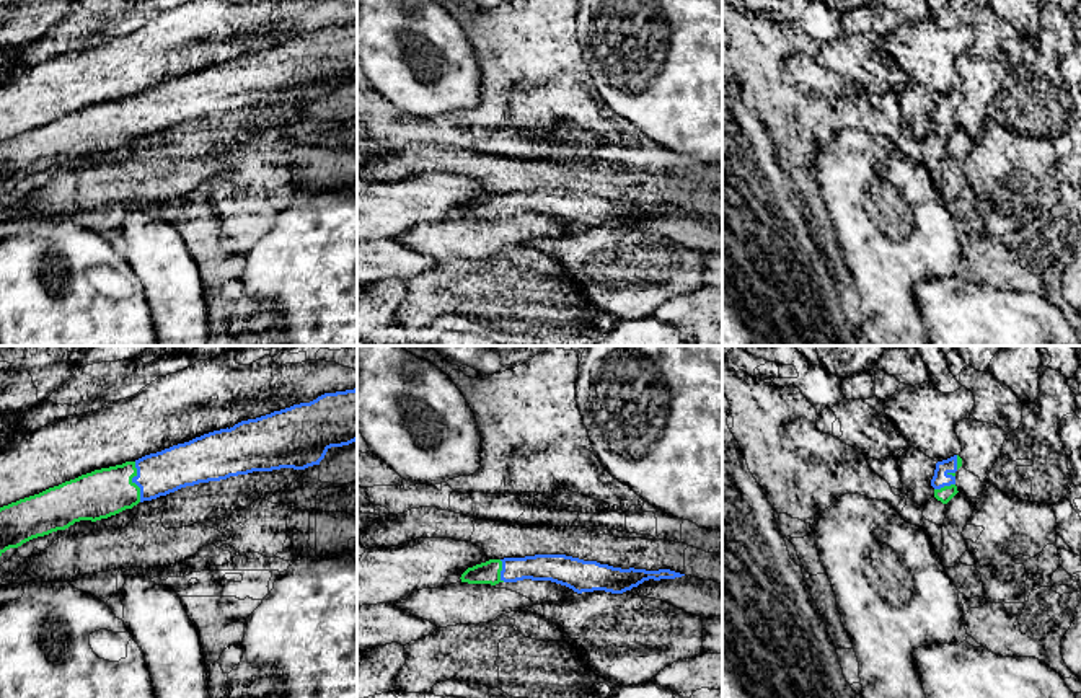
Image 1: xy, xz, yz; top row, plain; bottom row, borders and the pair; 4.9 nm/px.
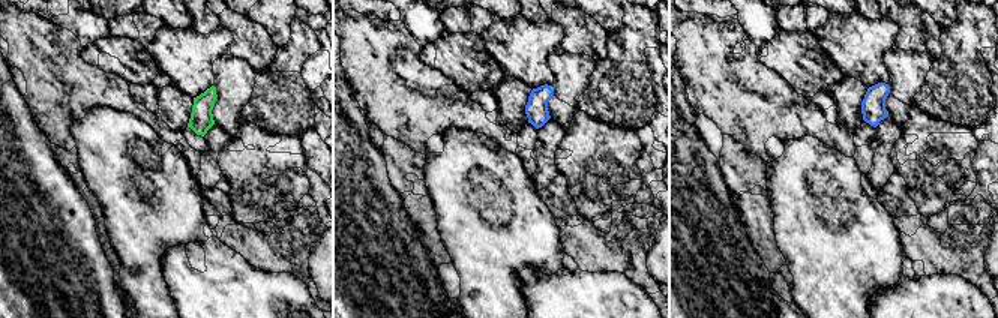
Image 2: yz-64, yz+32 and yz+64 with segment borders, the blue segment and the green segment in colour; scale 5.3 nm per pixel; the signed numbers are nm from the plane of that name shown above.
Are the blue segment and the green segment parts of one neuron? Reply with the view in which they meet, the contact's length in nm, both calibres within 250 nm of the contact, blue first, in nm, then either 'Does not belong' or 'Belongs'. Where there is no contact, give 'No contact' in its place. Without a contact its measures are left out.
Touches blue in xy. Shared border 200 nm. Thickness 220 nm (blue) against 240 nm. Belongs

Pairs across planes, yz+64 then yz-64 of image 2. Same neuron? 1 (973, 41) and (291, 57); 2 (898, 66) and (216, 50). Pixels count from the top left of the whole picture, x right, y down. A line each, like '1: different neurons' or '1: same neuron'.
1: same neuron
2: different neurons

